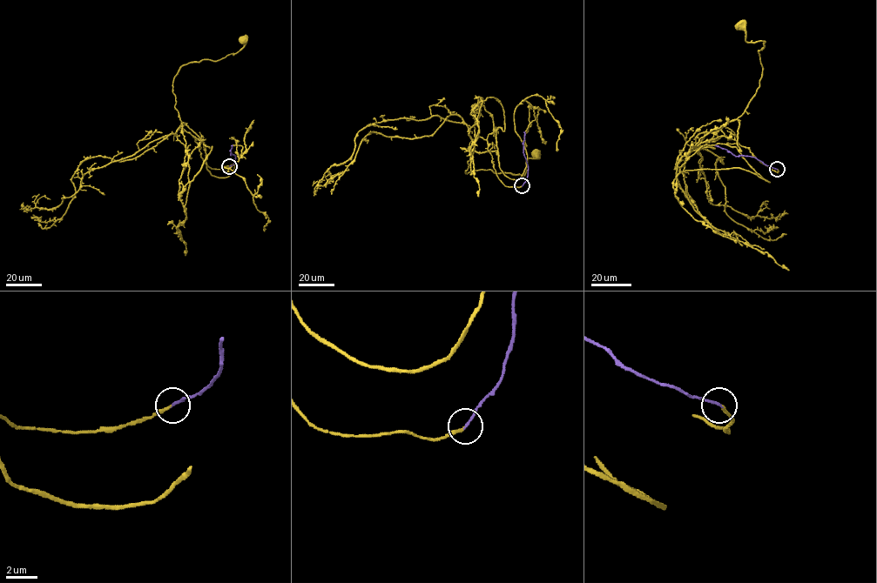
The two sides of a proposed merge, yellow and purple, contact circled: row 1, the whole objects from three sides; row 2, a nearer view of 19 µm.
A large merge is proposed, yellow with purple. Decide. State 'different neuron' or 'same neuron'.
same neuron

